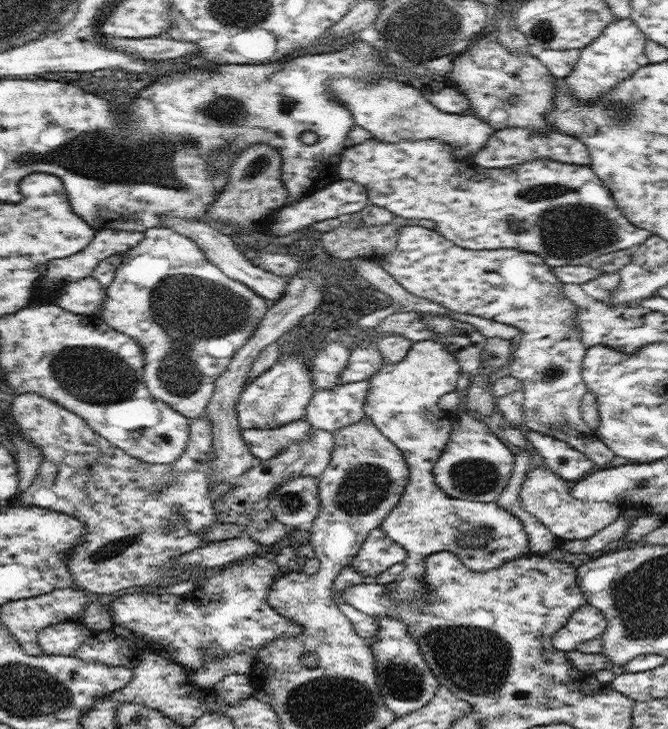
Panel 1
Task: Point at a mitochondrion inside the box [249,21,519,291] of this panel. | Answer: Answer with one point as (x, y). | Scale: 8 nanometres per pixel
(286, 105)

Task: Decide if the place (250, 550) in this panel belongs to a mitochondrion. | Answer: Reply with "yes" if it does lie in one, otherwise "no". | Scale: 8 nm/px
no

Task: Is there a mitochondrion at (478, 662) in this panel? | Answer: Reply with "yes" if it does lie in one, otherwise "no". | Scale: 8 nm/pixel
yes

